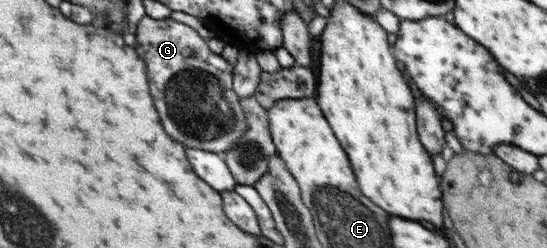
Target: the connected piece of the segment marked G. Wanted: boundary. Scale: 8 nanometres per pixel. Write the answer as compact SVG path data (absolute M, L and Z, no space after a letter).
M149 16L138 21L136 51L146 63L154 106L164 130L170 130L178 142L188 148L228 153L248 130L238 95L232 90L232 64L210 52L194 27L172 17L154 20Z

